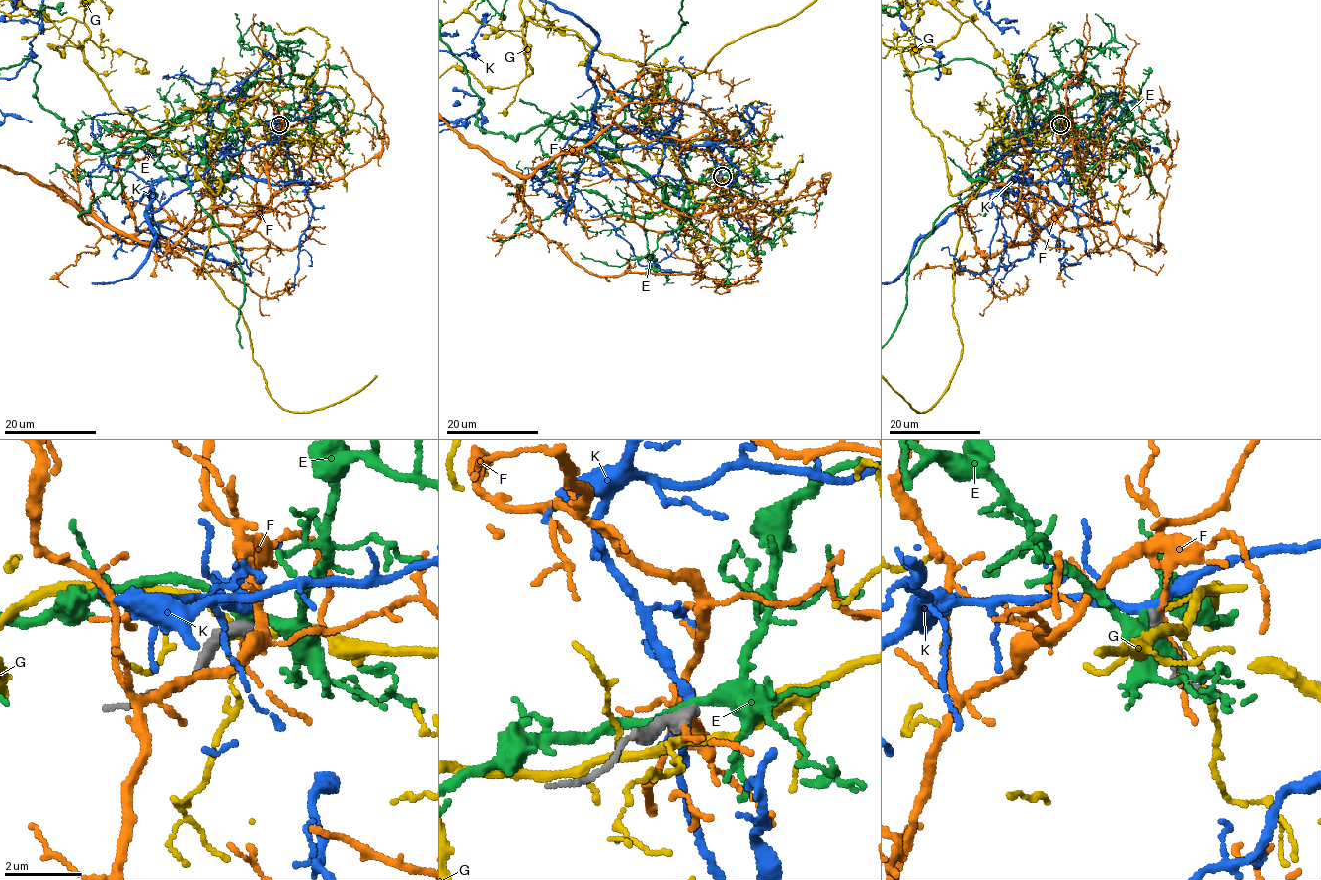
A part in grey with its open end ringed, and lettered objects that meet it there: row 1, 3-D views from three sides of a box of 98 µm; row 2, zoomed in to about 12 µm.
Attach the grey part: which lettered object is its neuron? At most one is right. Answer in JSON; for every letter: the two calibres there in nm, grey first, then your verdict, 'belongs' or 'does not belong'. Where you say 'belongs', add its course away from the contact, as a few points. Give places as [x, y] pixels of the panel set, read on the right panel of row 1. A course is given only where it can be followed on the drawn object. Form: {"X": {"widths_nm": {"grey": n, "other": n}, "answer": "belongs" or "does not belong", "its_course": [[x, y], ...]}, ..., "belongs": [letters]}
{"E": {"widths_nm": {"grey": 420, "other": 240}, "answer": "does not belong"}, "F": {"widths_nm": {"grey": 440, "other": 110}, "answer": "does not belong"}, "G": {"widths_nm": {"grey": 480, "other": 200}, "answer": "does not belong"}, "K": {"widths_nm": {"grey": 420, "other": 190}, "answer": "does not belong"}, "belongs": []}

